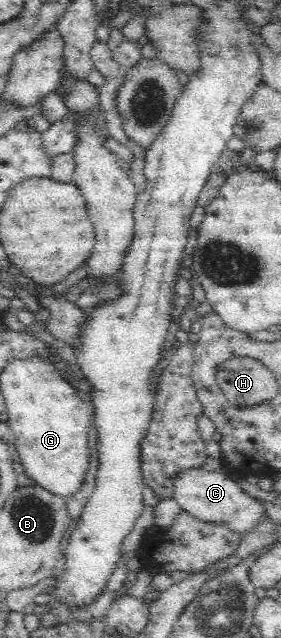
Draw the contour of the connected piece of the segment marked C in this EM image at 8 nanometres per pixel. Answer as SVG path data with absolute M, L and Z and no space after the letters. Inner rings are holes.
M200 467L177 470L173 478L173 498L183 510L203 520L224 520L233 530L243 533L251 529L265 515L259 500L249 496L237 481L228 476L228 470L213 472Z

